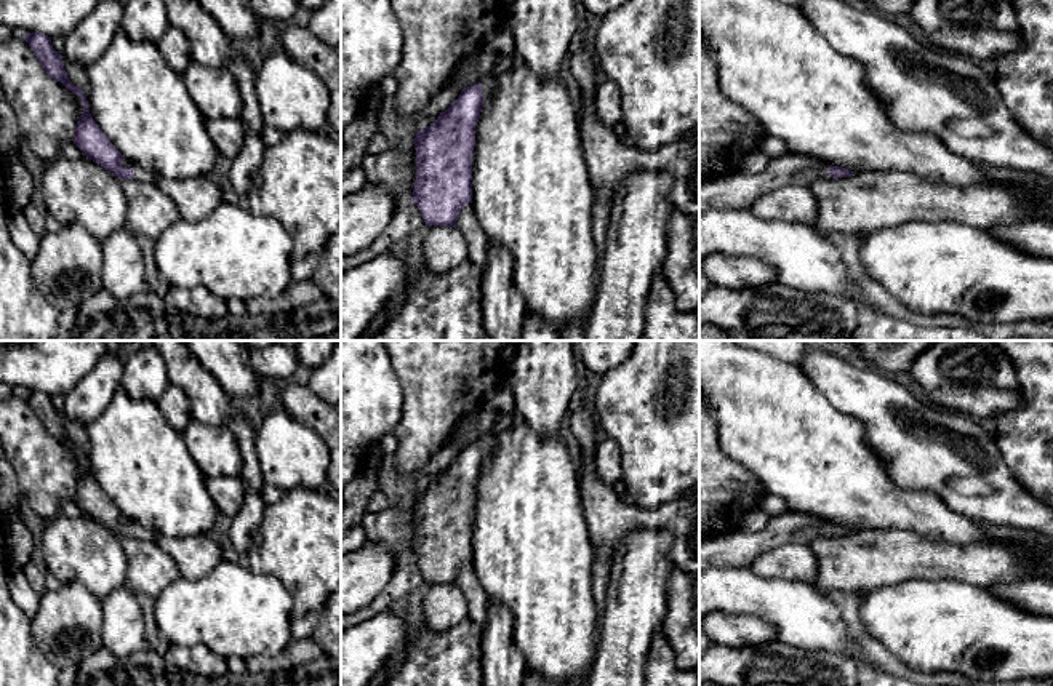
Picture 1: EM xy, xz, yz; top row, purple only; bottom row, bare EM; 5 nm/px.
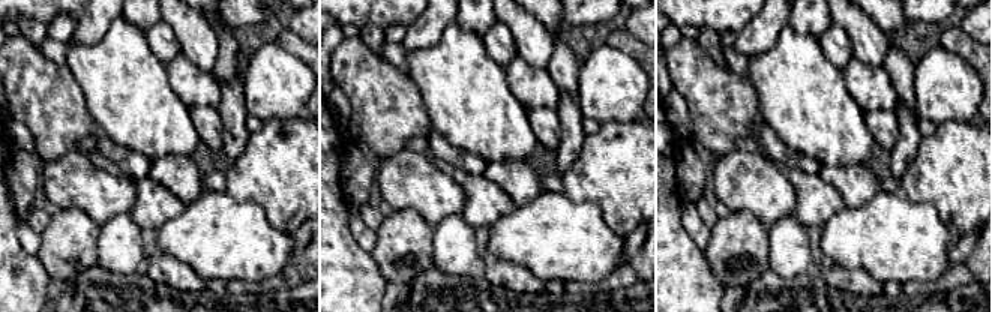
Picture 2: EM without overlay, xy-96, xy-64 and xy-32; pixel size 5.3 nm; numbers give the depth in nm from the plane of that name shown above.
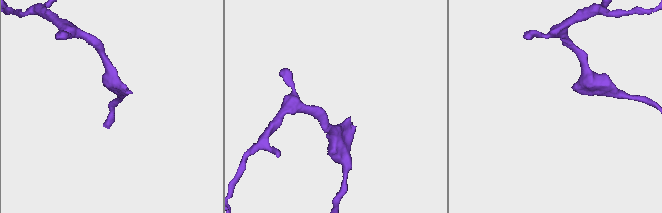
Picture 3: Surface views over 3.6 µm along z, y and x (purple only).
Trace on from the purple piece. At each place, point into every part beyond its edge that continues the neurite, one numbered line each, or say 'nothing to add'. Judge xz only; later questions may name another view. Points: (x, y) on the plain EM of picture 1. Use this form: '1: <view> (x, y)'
1: xz (488, 440)

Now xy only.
1: xy (140, 531)

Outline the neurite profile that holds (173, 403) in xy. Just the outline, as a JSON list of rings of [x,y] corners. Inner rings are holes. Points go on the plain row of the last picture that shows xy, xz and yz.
[[[170,384],[157,400],[158,409],[162,411],[166,422],[178,432],[190,424],[190,403],[187,395],[176,385]]]

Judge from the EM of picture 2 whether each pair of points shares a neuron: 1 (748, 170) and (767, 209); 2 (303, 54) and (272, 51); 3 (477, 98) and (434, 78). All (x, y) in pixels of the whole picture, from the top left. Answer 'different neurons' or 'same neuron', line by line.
1: same neuron
2: different neurons
3: same neuron

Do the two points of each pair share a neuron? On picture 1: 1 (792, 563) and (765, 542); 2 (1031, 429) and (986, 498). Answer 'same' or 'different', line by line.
1: different
2: different

